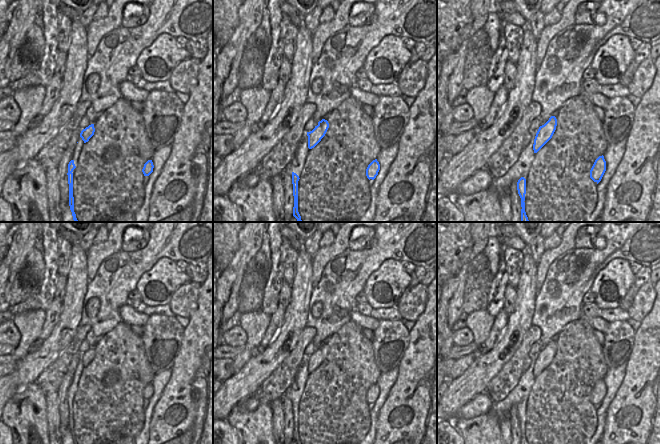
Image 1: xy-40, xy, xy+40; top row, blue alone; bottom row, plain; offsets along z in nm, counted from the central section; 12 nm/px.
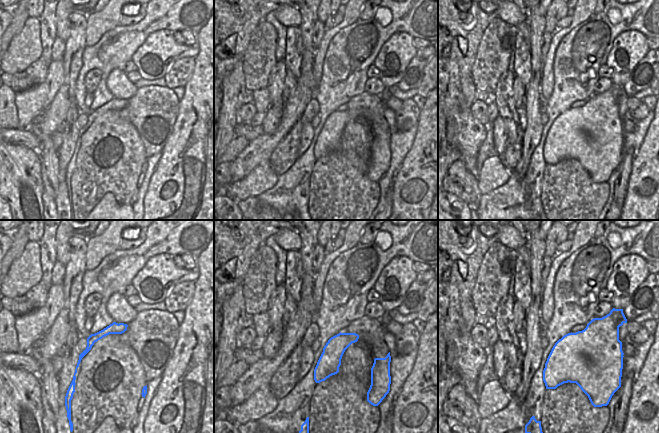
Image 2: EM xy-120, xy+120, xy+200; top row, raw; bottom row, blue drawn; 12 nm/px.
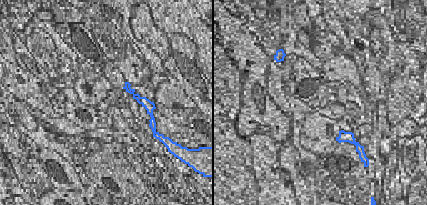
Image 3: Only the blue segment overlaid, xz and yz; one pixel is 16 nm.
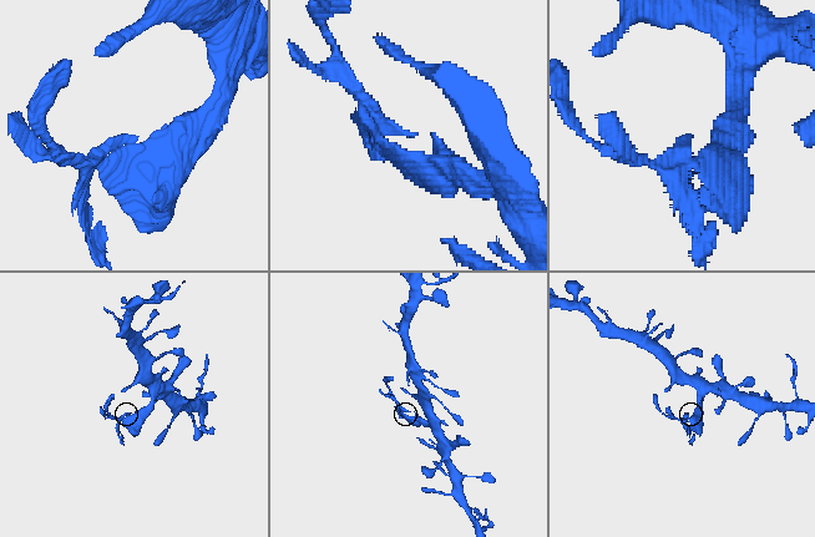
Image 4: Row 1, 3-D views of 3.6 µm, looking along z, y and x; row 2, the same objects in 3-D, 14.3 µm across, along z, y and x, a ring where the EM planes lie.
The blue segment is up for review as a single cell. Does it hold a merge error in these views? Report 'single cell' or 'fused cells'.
fused cells

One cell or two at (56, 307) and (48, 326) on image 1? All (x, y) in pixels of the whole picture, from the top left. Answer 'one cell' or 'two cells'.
one cell

